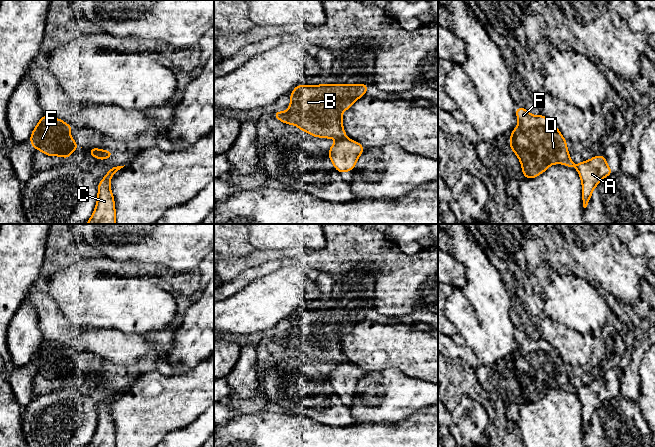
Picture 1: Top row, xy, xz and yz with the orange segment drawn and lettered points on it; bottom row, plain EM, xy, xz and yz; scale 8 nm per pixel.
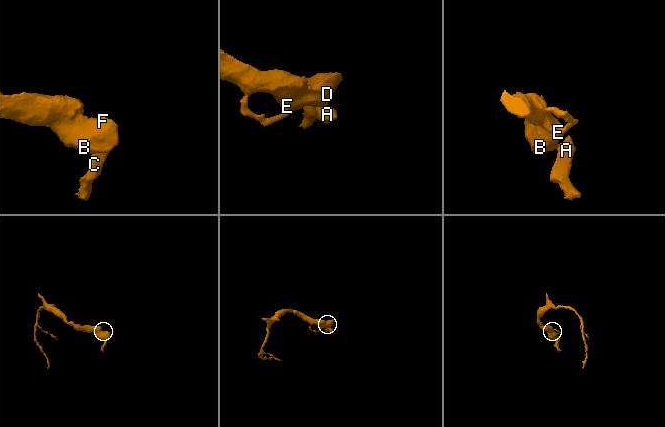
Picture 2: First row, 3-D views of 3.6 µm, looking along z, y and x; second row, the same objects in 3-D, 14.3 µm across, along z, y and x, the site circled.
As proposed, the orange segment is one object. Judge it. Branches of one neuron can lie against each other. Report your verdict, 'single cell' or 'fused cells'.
fused cells

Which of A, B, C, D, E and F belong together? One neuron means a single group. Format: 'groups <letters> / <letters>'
groups A C / B D E F

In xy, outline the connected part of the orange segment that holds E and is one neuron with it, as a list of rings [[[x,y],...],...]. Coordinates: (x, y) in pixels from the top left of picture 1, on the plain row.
[[[43,338],[31,358],[30,367],[33,372],[48,380],[62,380],[68,383],[80,370],[75,367],[73,361],[66,358],[67,356],[73,357],[73,351],[58,342]]]

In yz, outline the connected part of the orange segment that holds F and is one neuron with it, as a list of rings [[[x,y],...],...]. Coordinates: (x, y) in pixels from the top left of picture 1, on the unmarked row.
[[[516,331],[518,350],[511,356],[509,372],[518,380],[525,403],[535,402],[552,388],[576,392],[570,383],[566,364],[544,339],[533,340]]]

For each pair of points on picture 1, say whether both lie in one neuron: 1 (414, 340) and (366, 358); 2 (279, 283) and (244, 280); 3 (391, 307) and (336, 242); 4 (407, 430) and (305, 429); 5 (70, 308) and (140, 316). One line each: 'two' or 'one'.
1: one
2: two
3: one
4: one
5: one

